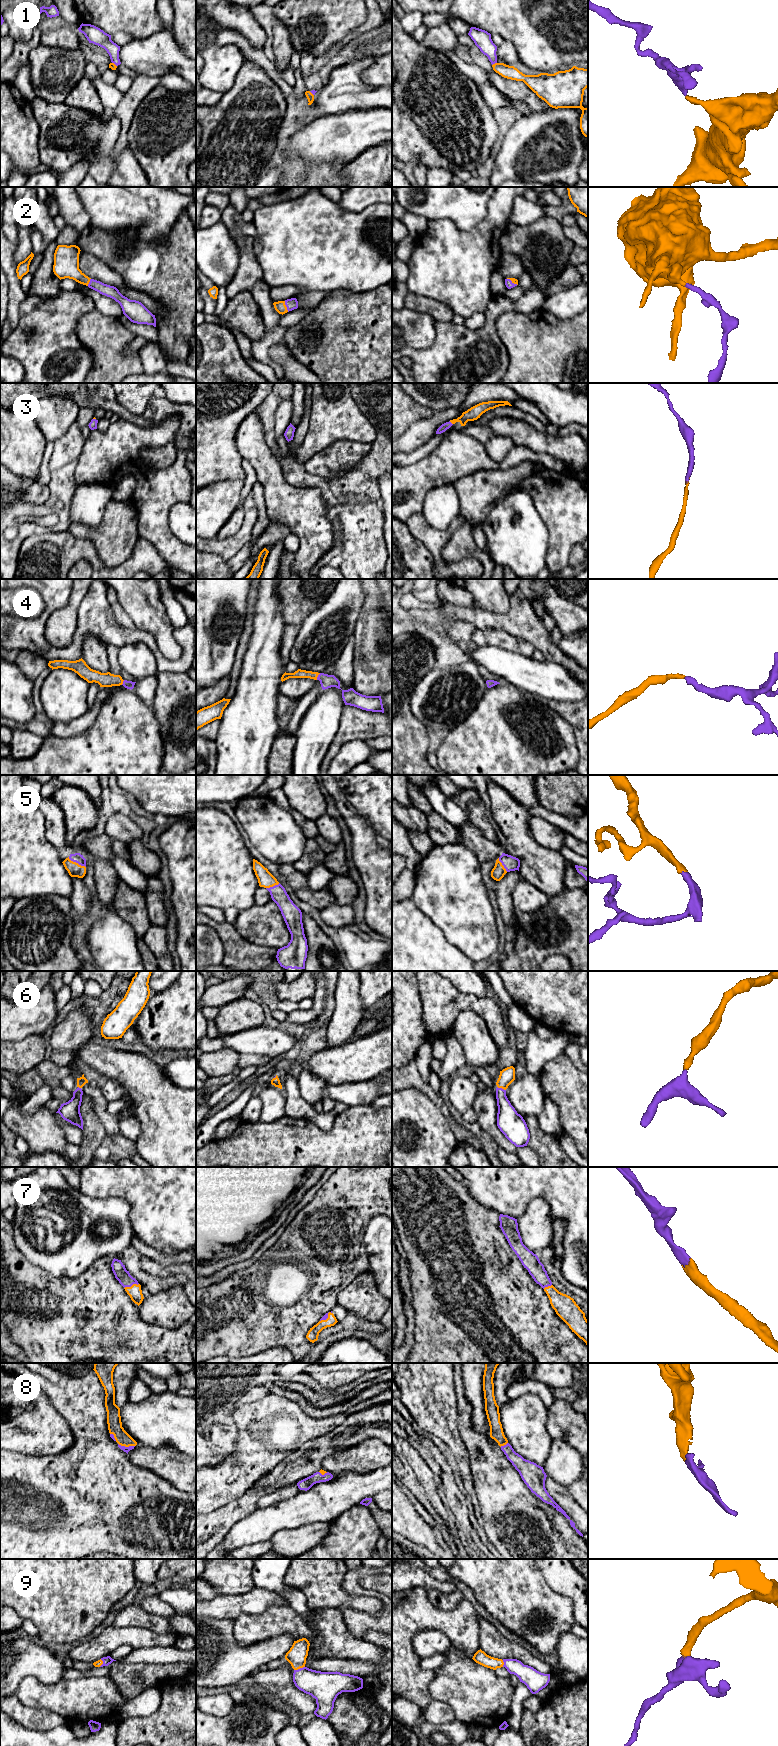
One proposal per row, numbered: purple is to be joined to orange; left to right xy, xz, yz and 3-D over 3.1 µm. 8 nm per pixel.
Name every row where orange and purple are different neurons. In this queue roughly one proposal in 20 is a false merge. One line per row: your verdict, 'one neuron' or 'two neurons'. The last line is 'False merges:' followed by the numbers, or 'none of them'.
1: one neuron
2: one neuron
3: one neuron
4: one neuron
5: one neuron
6: one neuron
7: one neuron
8: one neuron
9: one neuron
False merges: none of them

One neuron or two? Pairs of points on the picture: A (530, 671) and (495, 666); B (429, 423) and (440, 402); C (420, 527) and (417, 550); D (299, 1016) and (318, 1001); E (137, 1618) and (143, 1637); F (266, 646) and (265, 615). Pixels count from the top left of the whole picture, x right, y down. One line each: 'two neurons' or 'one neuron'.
A: one neuron
B: two neurons
C: two neurons
D: one neuron
E: two neurons
F: one neuron

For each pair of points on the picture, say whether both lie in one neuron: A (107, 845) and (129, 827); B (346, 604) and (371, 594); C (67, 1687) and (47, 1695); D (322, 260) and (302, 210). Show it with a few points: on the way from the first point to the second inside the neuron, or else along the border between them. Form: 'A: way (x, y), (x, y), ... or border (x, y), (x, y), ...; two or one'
A: border (105, 832), (127, 845), (138, 840); two
B: border (363, 589), (363, 602), (357, 620); two
C: way (62, 1692), (59, 1695), (52, 1695); one
D: way (317, 248), (302, 233), (302, 222); one

